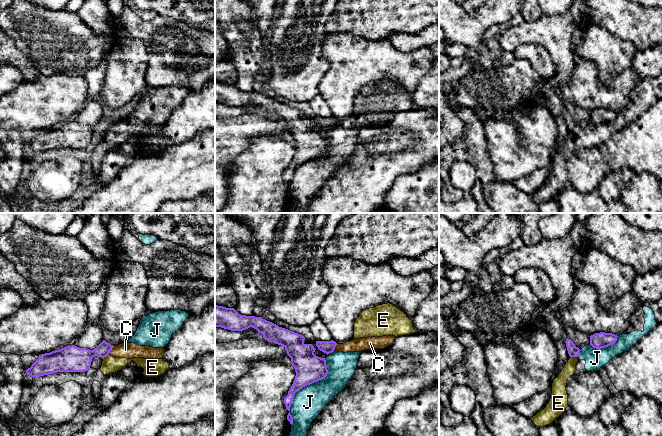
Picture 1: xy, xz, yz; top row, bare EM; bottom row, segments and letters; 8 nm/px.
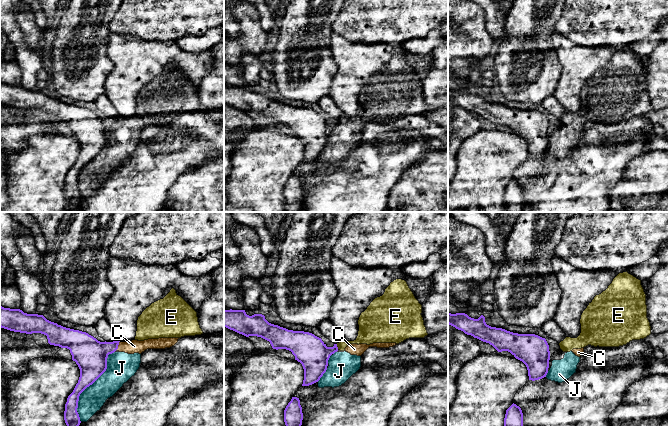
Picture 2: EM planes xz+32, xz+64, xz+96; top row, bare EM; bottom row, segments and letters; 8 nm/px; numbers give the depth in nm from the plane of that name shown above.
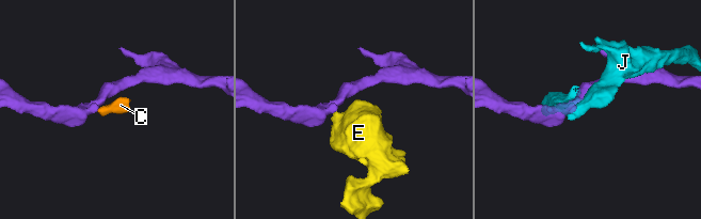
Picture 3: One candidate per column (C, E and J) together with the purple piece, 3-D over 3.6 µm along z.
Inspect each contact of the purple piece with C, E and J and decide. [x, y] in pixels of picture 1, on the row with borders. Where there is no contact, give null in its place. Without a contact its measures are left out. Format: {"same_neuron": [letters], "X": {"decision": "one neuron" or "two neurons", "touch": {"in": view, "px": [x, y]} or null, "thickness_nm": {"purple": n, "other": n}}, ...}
{"same_neuron": [], "C": {"decision": "two neurons", "touch": {"in": "xy", "px": [111, 349]}, "thickness_nm": {"purple": 160, "other": 130}}, "E": {"decision": "two neurons", "touch": {"in": "yz", "px": [573, 356]}, "thickness_nm": {"purple": 90, "other": 110}}, "J": {"decision": "two neurons", "touch": {"in": "xz", "px": [303, 386]}, "thickness_nm": {"purple": 240, "other": 240}}}

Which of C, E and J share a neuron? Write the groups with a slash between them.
C E J

